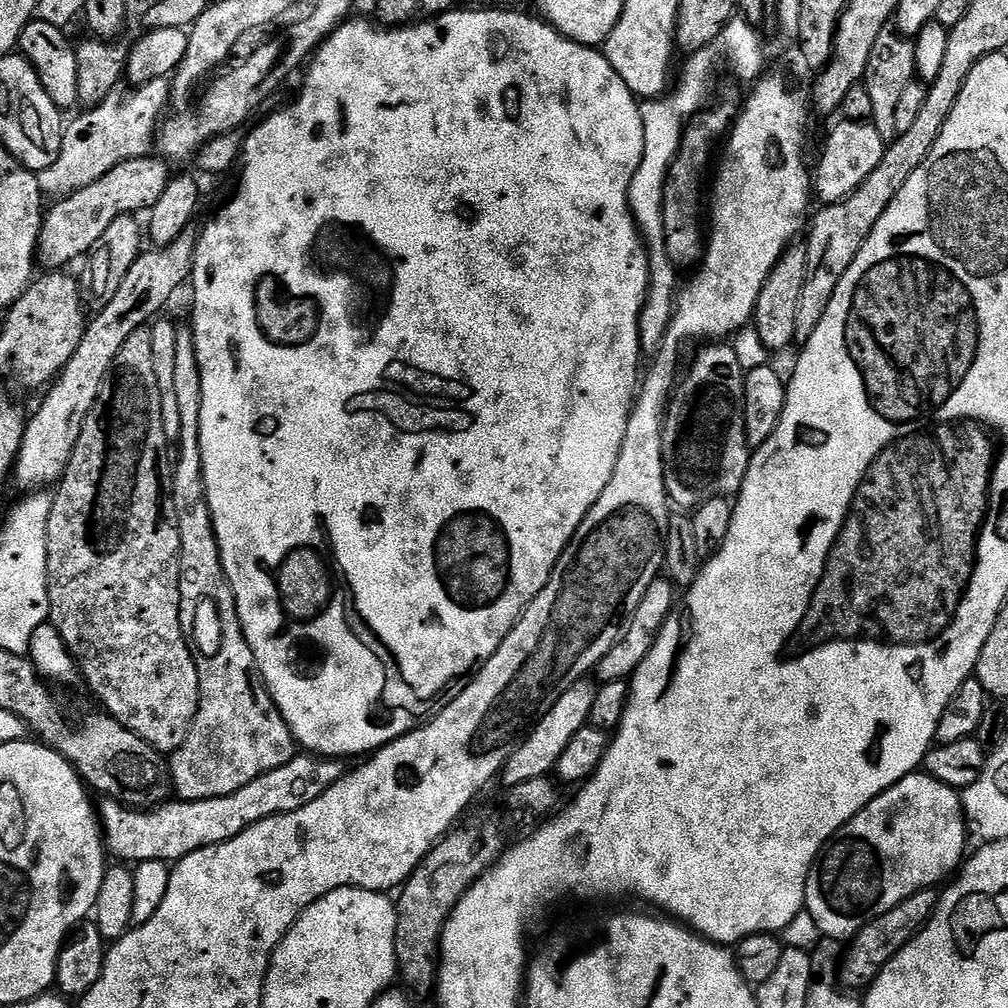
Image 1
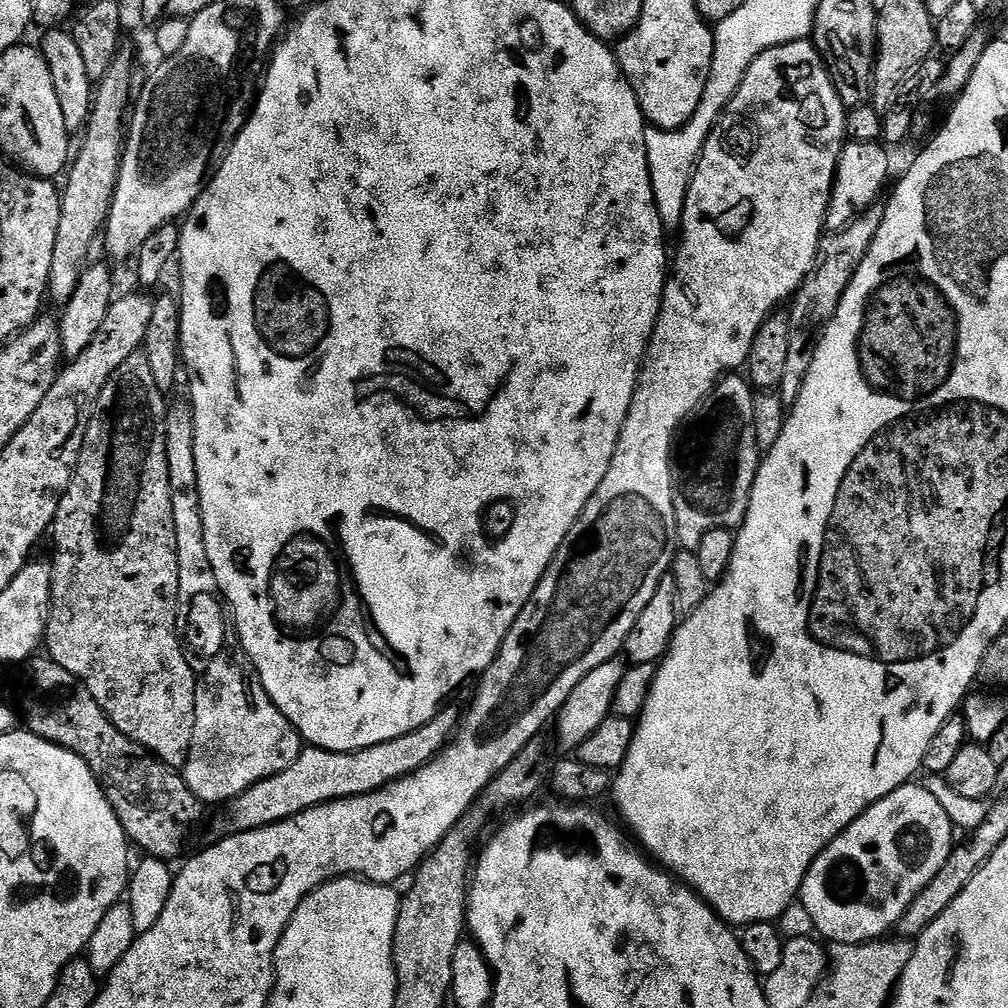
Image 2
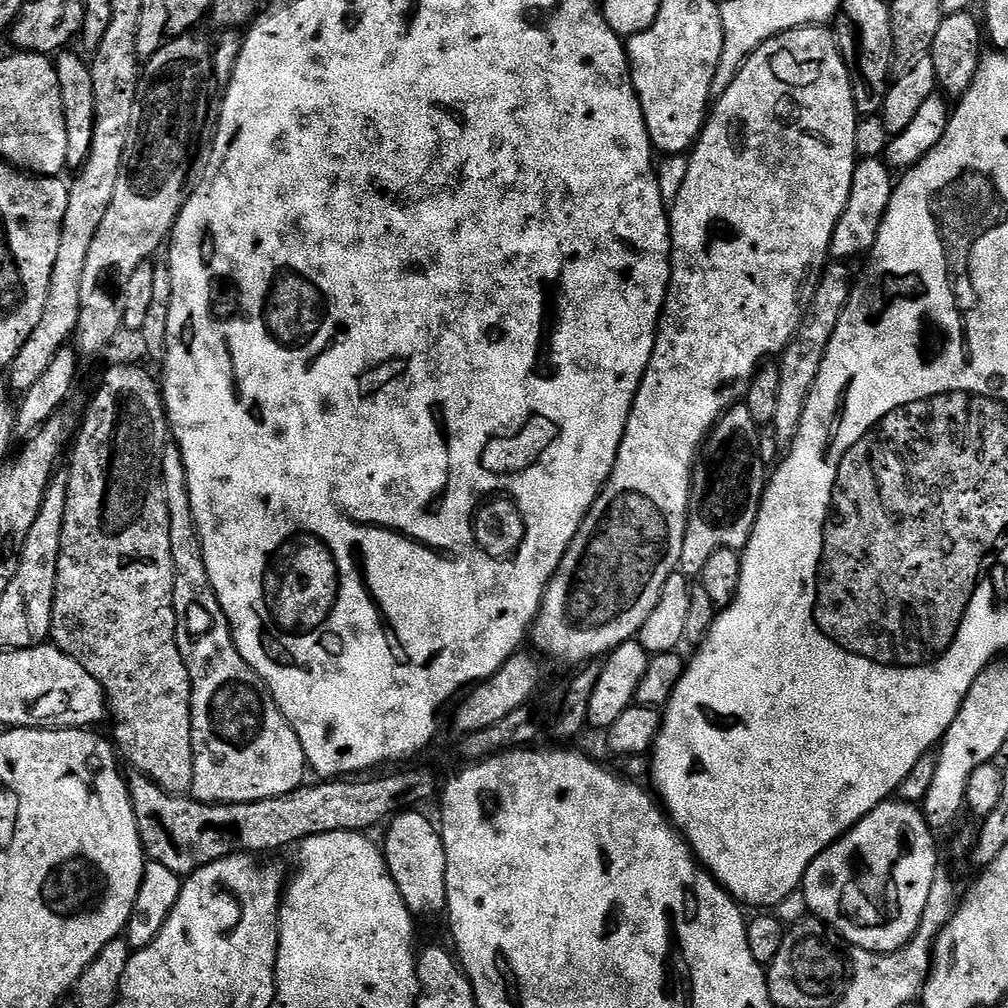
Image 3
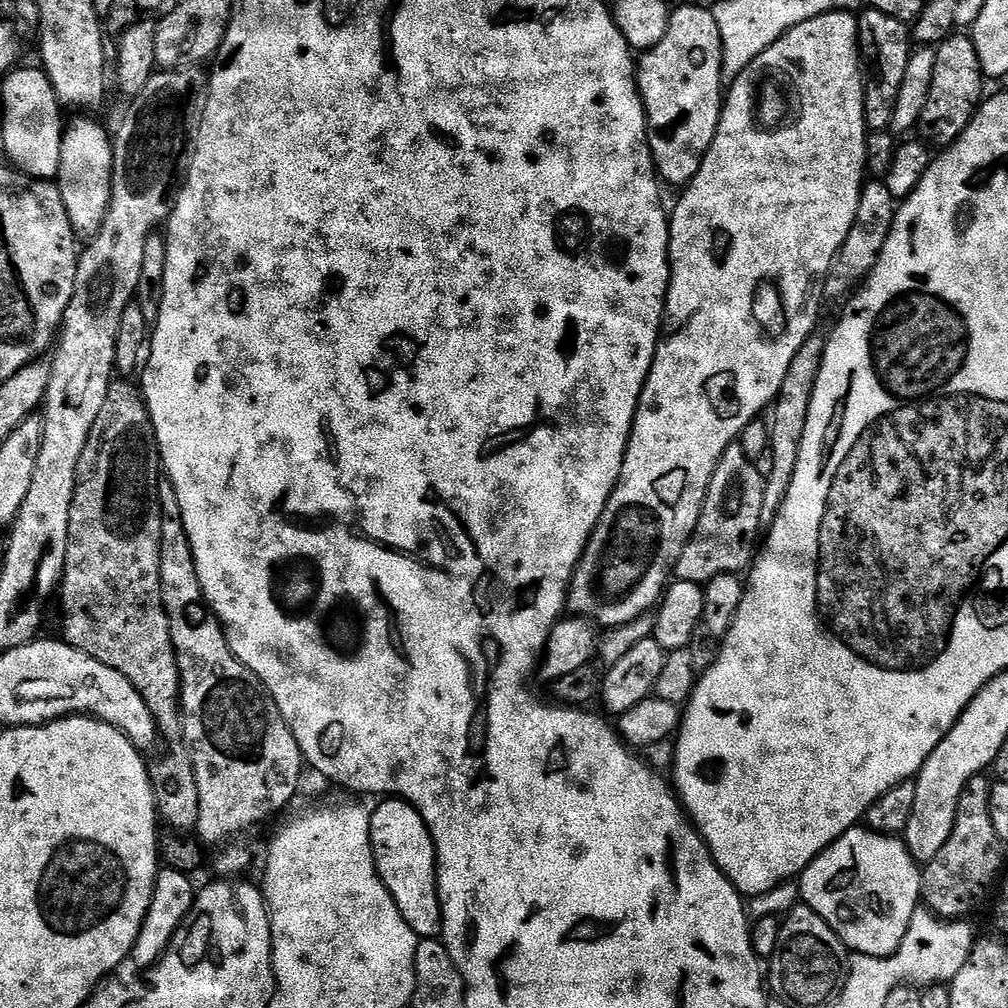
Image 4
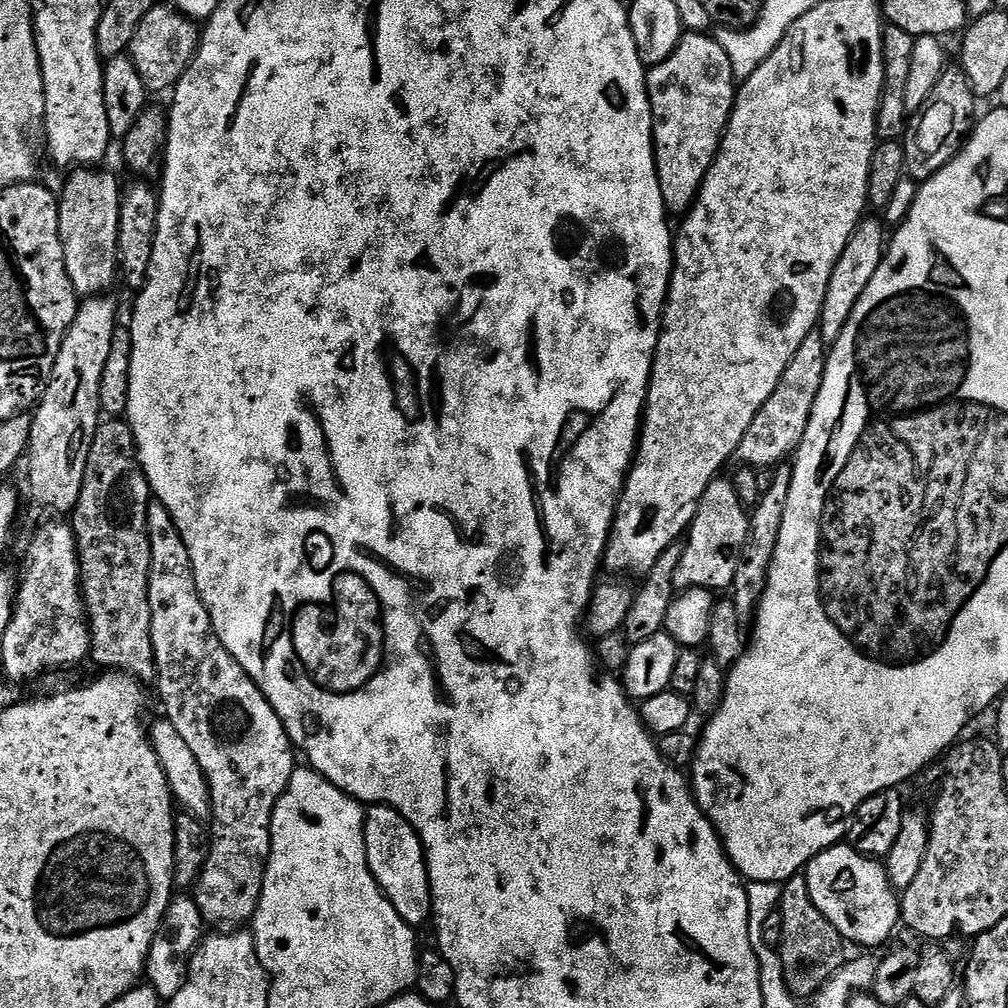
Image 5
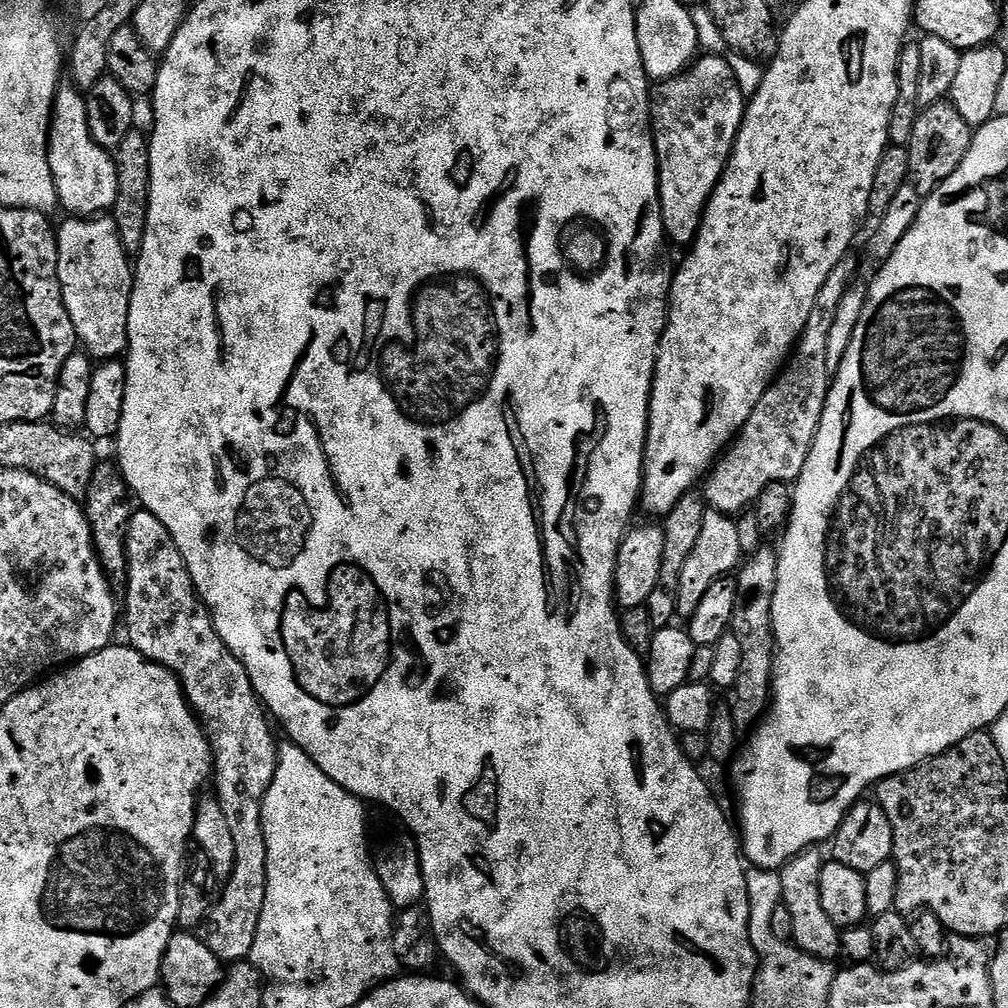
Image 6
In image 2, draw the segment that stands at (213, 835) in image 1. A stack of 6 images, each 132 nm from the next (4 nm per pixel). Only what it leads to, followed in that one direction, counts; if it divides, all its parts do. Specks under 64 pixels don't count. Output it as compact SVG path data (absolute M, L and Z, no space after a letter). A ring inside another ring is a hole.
M441 707L426 726L418 726L418 730L402 734L402 738L390 738L390 742L378 742L378 746L366 746L357 752L305 747L299 758L286 766L286 770L250 786L250 790L231 801L233 829L249 832L265 828L319 804L377 792L409 772L417 772L451 742L462 723L461 709L448 707Z

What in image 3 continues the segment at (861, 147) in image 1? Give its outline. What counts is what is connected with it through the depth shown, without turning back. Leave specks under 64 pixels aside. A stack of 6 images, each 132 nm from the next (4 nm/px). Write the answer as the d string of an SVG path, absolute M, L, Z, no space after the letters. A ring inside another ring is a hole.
M860 160L854 170L854 182L850 182L850 198L846 202L846 210L838 218L838 226L834 226L834 234L828 247L829 257L836 262L852 262L855 256L867 257L878 238L878 230L886 218L886 210L890 206L894 172L879 160Z

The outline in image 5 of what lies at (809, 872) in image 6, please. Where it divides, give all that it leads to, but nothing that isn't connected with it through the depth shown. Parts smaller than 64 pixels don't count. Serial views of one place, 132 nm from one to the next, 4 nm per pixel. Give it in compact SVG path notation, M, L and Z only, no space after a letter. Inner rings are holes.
M807 875L792 876L789 880L784 881L780 890L780 907L778 911L780 917L784 919L782 922L782 942L778 949L782 970L784 971L784 981L793 996L811 998L846 963L846 955L844 956L846 941L843 936L838 934L835 926L824 917L822 910L818 910L818 906L814 906L814 902L810 898Z

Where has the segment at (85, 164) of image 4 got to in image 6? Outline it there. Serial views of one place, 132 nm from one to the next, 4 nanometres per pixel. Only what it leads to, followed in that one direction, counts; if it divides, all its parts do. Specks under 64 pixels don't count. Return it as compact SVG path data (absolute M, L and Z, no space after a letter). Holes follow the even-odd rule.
M111 215L65 221L56 233L58 282L62 286L66 314L74 322L79 347L96 362L123 357L128 350L133 261L122 246L122 238L118 238L118 226Z

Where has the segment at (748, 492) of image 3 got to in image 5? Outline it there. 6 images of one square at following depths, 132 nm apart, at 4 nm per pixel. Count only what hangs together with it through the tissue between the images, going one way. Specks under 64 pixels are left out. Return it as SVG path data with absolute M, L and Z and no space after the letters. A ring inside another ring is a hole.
M717 478L706 486L706 494L698 502L696 517L686 533L682 562L674 570L674 586L686 588L731 589L734 573L738 571L738 558L742 558L742 546L746 546L749 509L742 506L731 479Z

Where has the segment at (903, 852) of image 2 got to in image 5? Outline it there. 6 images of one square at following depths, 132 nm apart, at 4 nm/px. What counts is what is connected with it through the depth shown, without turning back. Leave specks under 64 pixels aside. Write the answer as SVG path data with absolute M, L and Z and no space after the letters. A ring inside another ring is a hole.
M841 842L815 856L808 863L806 875L810 886L810 898L814 906L822 910L824 917L835 926L838 934L843 936L849 945L861 944L864 947L861 949L876 950L872 948L886 943L891 938L896 924L898 928L901 923L900 896L890 882L887 867L879 859L864 856L858 850L854 850L851 844Z

